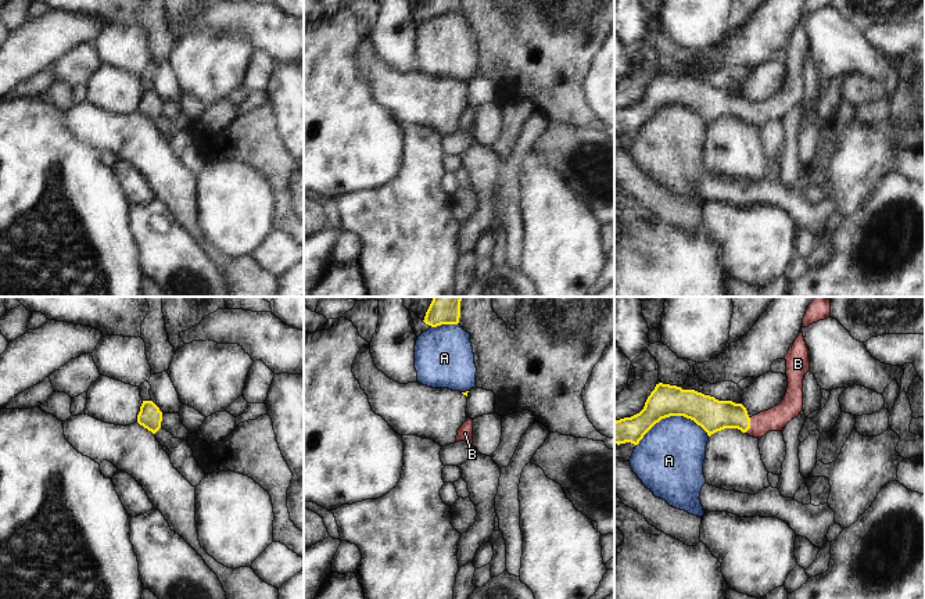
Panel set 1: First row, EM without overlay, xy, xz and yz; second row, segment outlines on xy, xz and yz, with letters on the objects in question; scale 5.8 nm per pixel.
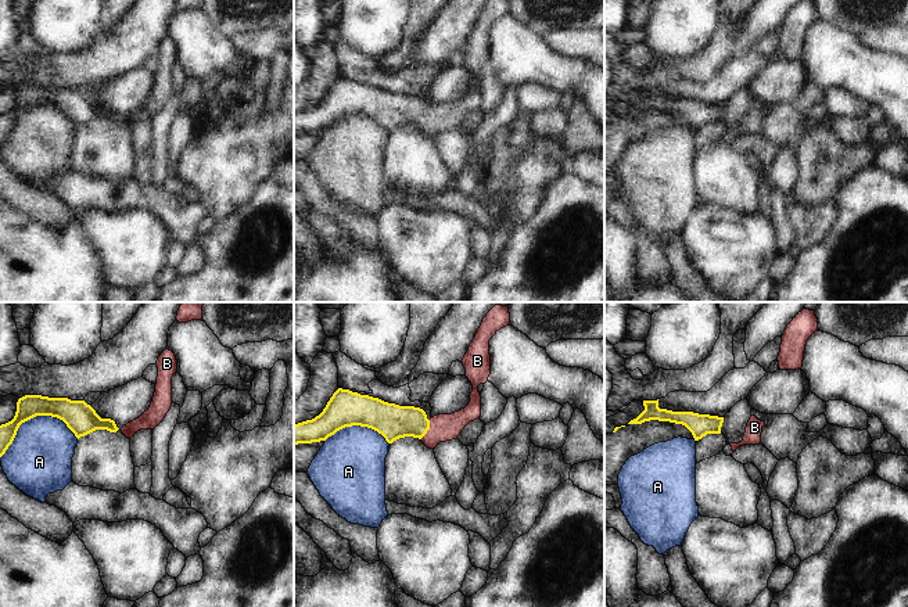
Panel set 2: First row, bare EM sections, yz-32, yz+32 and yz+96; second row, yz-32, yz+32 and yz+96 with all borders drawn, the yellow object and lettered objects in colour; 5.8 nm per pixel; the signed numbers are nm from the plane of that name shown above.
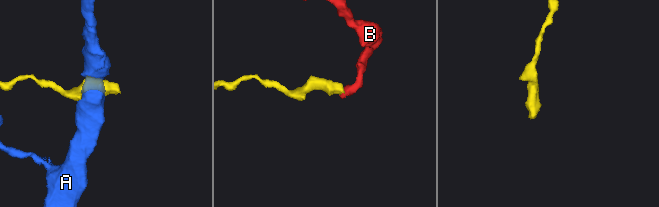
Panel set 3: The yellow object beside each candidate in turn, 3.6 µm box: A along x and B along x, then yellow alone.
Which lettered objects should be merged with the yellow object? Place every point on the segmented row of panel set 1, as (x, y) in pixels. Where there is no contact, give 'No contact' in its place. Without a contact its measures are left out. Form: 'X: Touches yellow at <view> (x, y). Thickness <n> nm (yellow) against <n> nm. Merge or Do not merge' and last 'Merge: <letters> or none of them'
A: Touches yellow at yz (671, 415). Thickness 190 nm (yellow) against 400 nm. Do not merge
B: Touches yellow at yz (749, 424). Thickness 190 nm (yellow) against 140 nm. Merge
Merge: B.

